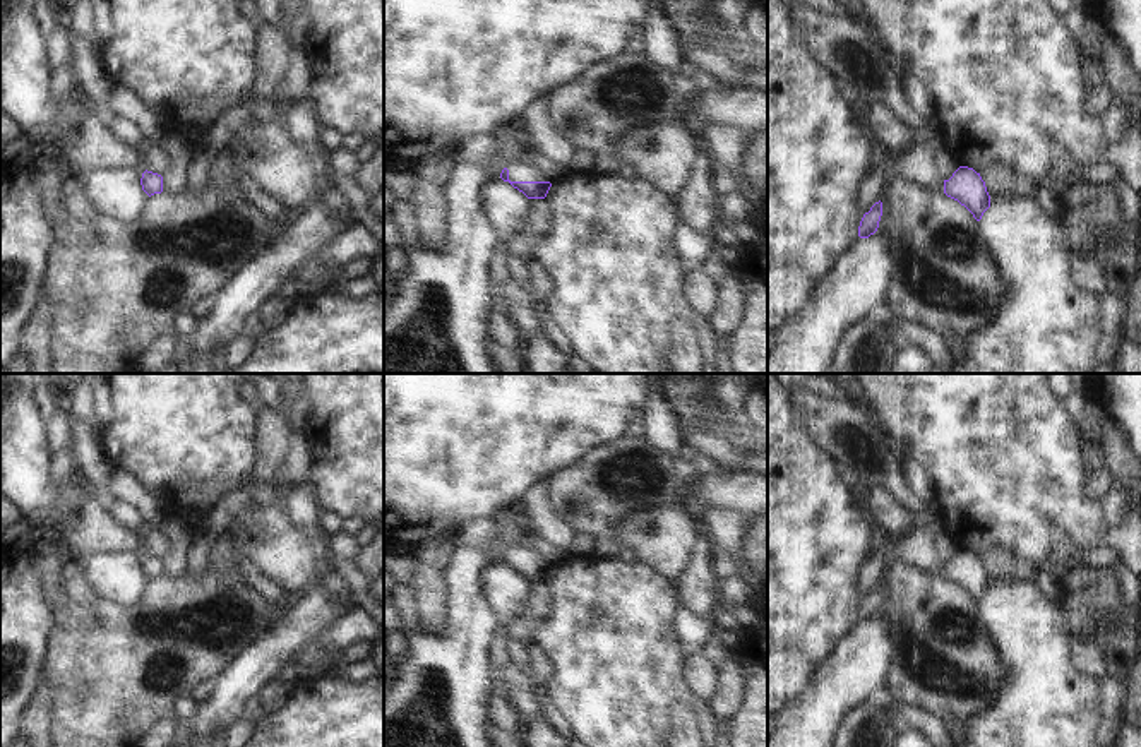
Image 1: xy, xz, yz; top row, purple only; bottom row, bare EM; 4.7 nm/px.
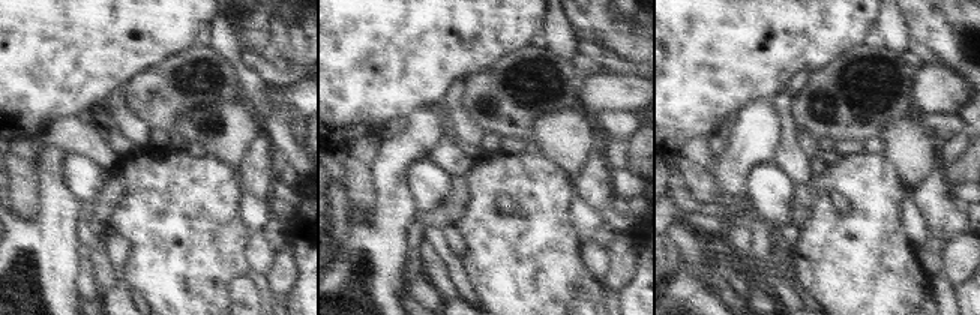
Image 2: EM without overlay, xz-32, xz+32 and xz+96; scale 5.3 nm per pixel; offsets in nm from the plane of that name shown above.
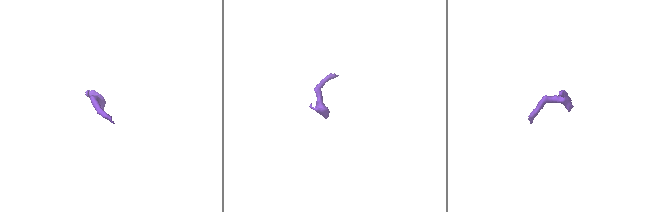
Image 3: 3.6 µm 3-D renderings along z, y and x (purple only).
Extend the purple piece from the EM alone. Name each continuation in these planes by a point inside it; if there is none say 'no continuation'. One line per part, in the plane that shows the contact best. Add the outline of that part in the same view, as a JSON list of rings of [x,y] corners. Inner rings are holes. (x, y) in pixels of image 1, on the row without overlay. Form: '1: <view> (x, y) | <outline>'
1: xz (480, 531) | [[[487,516],[463,521],[454,533],[454,541],[457,547],[480,547],[497,560],[507,552],[511,565],[550,565],[550,562],[529,548],[526,541],[500,536],[492,517]]]

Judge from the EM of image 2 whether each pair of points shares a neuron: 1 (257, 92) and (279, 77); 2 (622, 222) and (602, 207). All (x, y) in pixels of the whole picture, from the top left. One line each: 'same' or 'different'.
1: different
2: same

